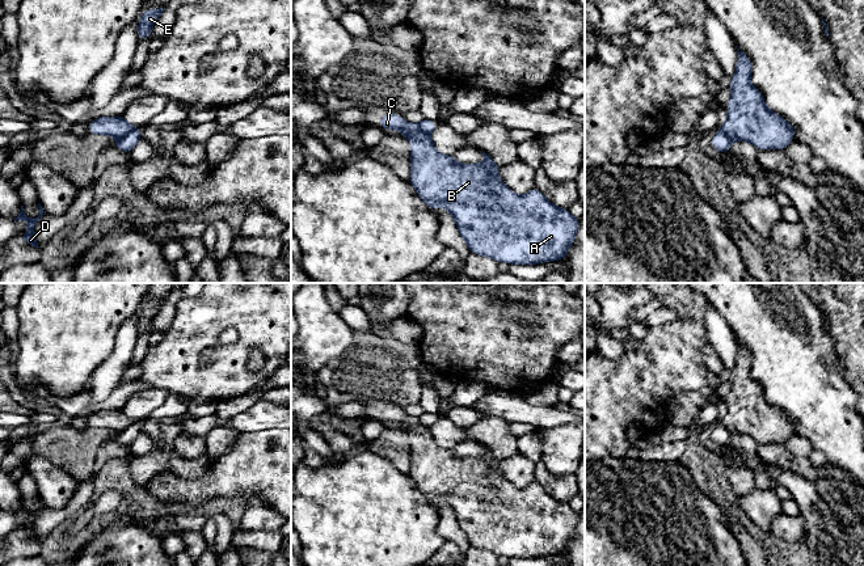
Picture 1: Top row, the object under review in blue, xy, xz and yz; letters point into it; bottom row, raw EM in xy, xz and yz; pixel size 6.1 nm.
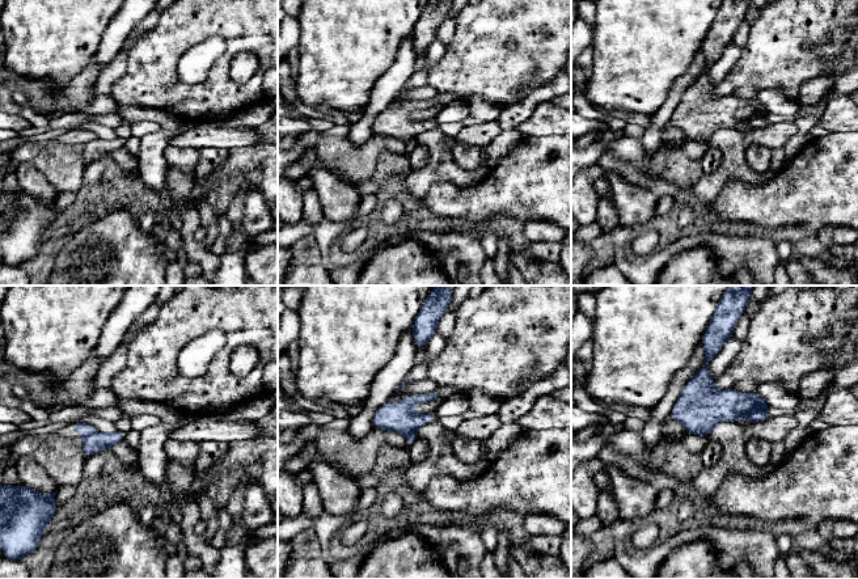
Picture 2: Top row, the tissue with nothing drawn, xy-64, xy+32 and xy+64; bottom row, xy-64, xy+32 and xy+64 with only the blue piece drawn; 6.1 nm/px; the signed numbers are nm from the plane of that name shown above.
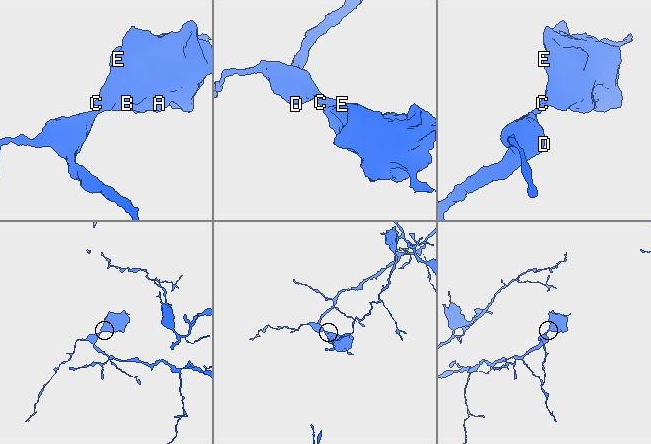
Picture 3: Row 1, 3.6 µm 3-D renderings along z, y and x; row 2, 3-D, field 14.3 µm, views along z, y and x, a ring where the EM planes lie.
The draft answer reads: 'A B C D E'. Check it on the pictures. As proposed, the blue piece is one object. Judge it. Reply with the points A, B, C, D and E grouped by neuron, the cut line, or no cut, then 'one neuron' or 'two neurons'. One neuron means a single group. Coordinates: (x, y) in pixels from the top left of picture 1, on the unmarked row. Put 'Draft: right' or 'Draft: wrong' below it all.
A B C E / D | xy (139, 422), (131, 423), (118, 433) | two neurons
Draft: wrong

